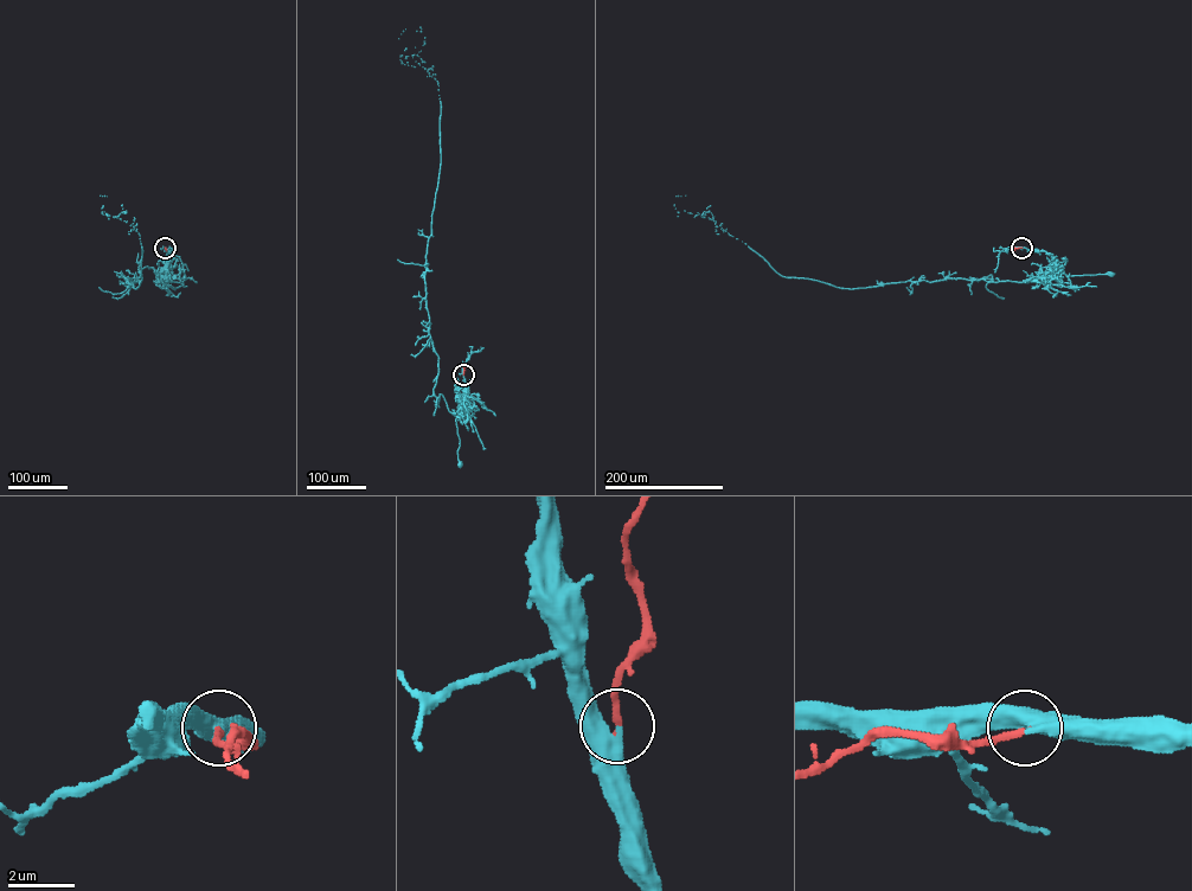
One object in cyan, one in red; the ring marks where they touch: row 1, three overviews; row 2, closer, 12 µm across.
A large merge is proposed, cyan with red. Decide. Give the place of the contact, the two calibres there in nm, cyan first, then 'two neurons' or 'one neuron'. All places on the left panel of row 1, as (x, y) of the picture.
place (165, 248); calibres 440 and 200 nm; one neuron

